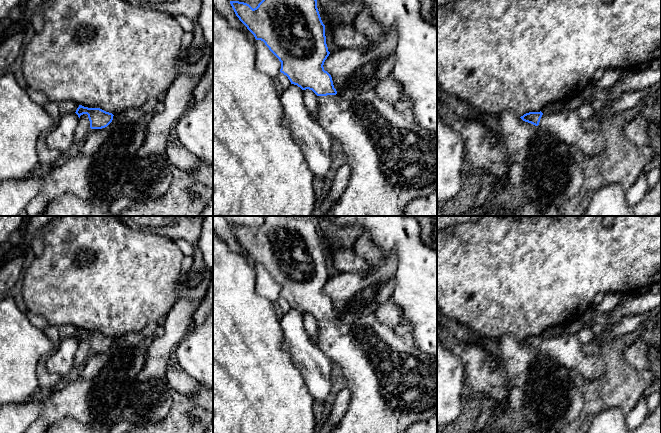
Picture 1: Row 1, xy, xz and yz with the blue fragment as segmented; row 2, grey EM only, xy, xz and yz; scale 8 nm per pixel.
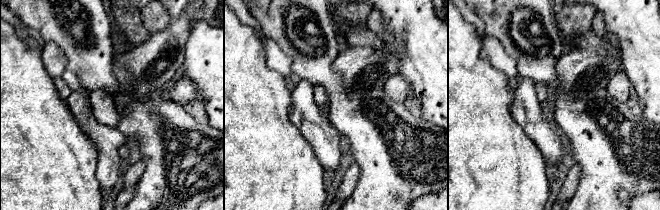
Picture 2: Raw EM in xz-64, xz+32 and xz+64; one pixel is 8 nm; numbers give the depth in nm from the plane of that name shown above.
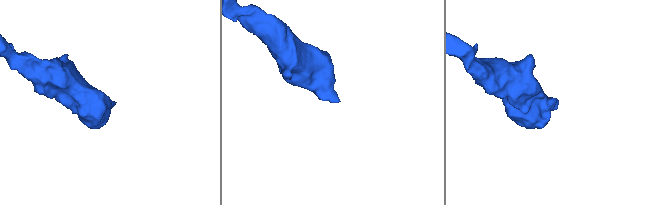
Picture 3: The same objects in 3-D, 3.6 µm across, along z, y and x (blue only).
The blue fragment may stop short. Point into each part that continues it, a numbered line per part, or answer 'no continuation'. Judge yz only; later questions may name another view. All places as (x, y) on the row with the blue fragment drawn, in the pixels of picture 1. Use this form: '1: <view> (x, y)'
1: yz (567, 126)

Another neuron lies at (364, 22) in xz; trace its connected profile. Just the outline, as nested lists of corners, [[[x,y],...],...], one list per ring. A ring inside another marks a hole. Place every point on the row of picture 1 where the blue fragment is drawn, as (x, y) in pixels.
[[[363,7],[353,21],[355,29],[369,39],[380,37],[383,33],[371,10]]]

